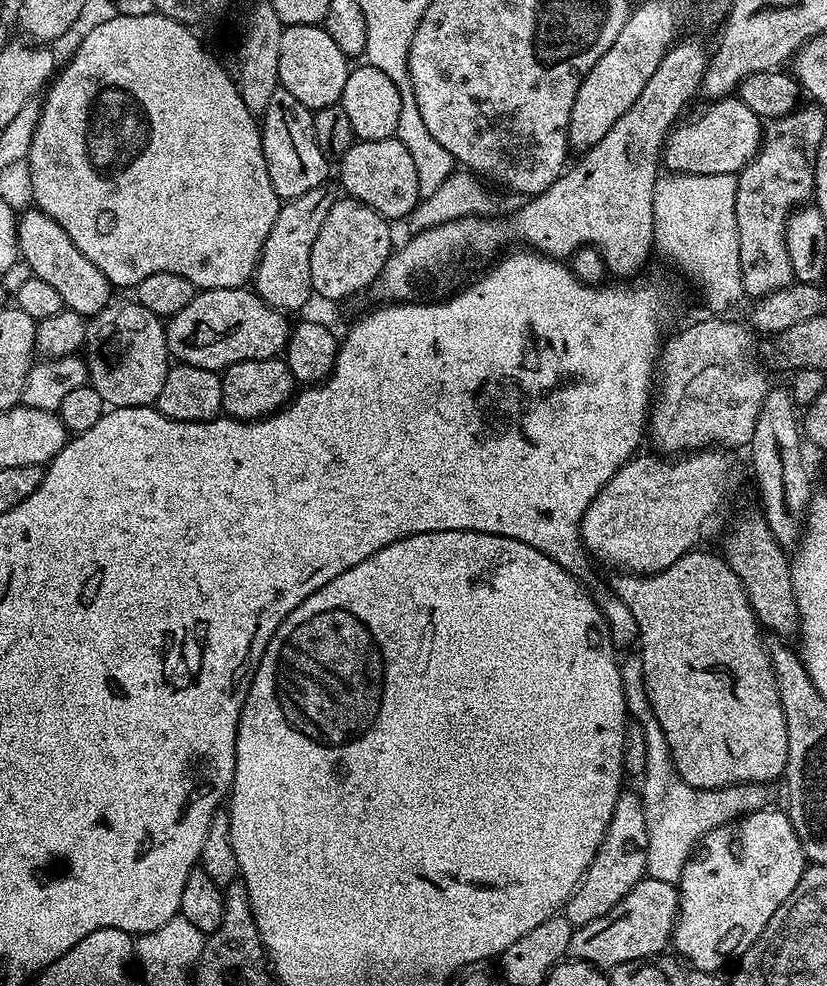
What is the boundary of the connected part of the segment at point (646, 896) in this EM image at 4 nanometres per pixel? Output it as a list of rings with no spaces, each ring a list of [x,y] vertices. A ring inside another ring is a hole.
[[[645,878],[632,887],[630,894],[626,894],[626,898],[622,898],[614,910],[602,914],[602,918],[594,918],[594,922],[579,925],[573,931],[568,956],[595,964],[601,970],[611,970],[626,962],[659,957],[663,953],[660,951],[669,947],[679,912],[680,894],[677,885]]]

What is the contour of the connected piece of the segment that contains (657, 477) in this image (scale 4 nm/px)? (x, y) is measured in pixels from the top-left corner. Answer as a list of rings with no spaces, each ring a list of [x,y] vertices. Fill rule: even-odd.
[[[709,446],[698,452],[665,458],[660,454],[637,454],[628,460],[602,486],[600,493],[590,502],[586,514],[580,520],[580,538],[583,547],[597,561],[613,564],[628,574],[651,574],[669,568],[678,558],[697,547],[699,540],[712,536],[724,524],[724,515],[740,488],[744,472],[731,451],[720,446]]]

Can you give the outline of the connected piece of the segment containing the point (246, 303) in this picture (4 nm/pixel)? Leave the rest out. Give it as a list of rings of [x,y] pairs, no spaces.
[[[251,287],[206,288],[197,291],[194,302],[190,302],[186,310],[178,310],[178,314],[174,314],[167,321],[168,349],[181,364],[198,366],[202,370],[220,374],[238,362],[277,359],[288,347],[288,320],[285,313],[267,304]]]

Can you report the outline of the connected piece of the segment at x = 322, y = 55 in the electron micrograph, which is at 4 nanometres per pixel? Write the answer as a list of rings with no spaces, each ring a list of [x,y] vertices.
[[[290,24],[282,34],[280,53],[278,53],[278,78],[284,88],[302,106],[325,108],[339,104],[342,90],[346,90],[346,78],[350,71],[350,57],[338,50],[334,38],[318,24]]]

